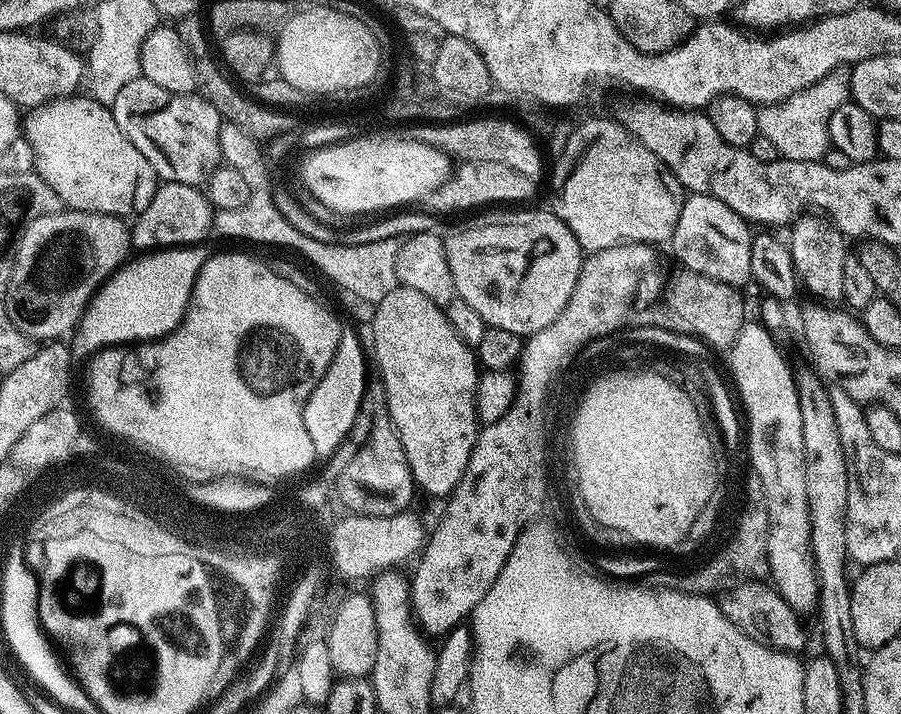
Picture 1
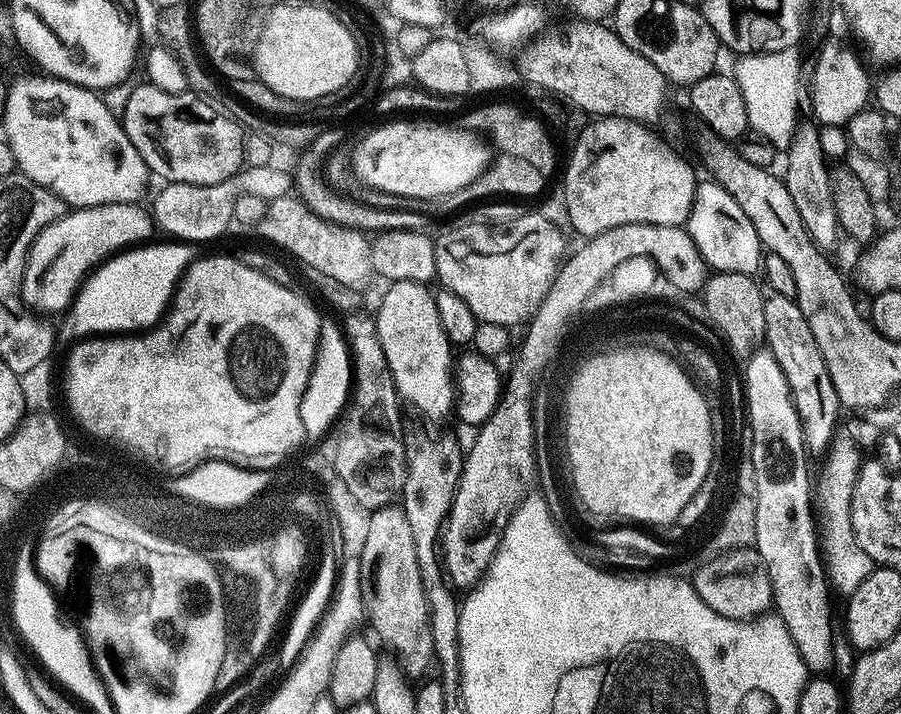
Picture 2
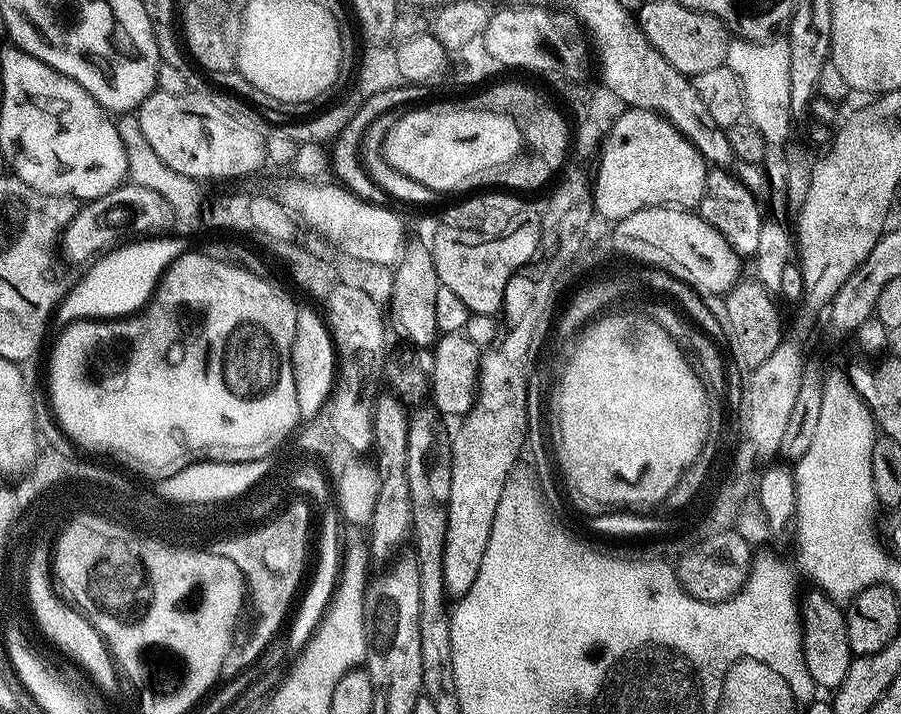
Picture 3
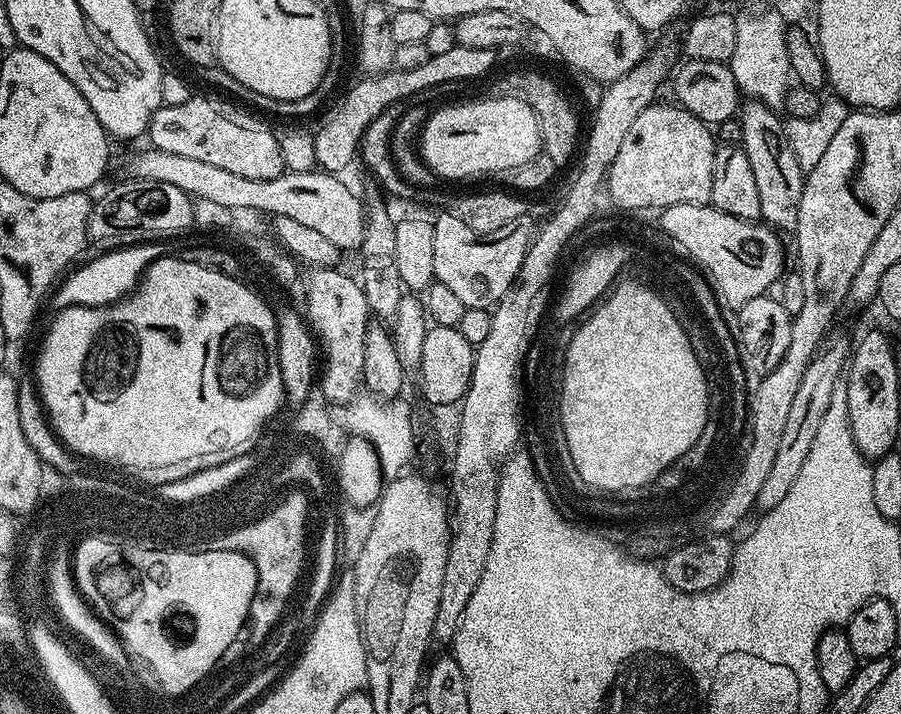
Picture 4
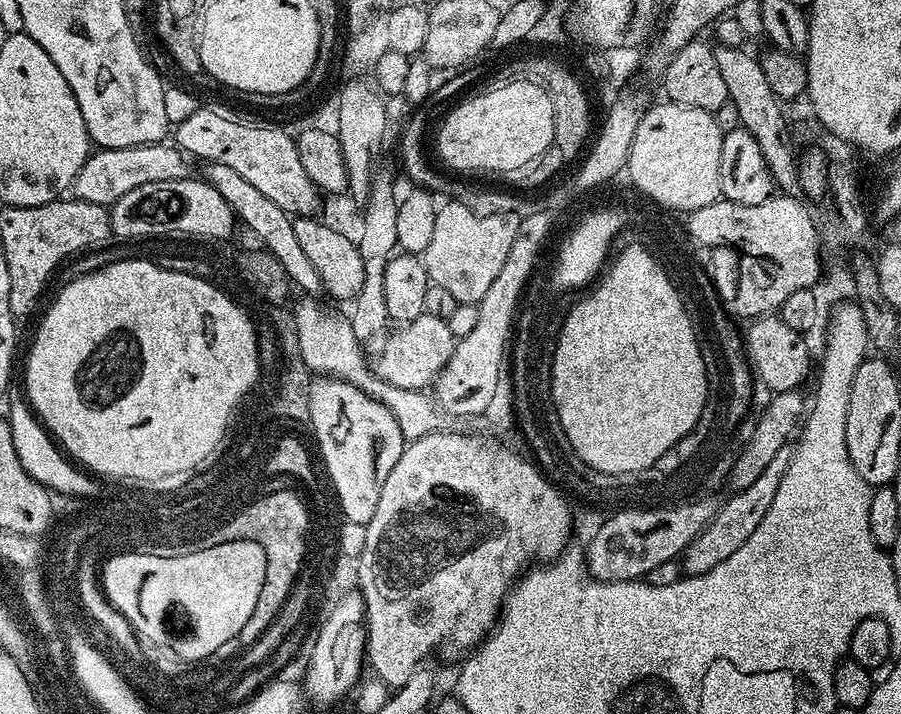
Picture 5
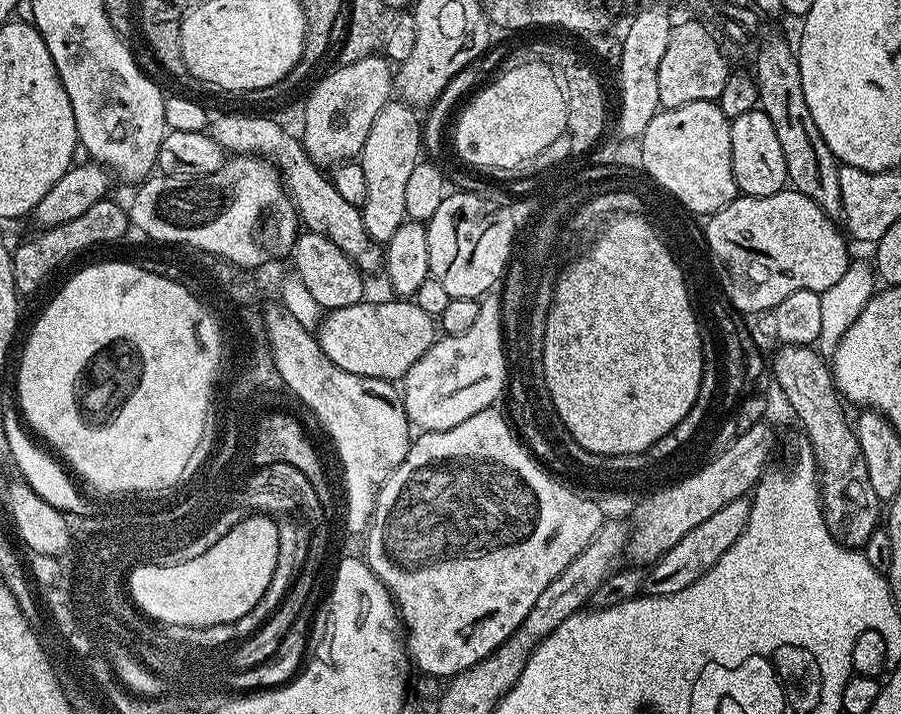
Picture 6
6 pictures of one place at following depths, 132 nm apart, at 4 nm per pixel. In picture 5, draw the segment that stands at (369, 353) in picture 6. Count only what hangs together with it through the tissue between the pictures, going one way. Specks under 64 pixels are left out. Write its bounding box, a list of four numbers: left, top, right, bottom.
[375,315,457,390]

